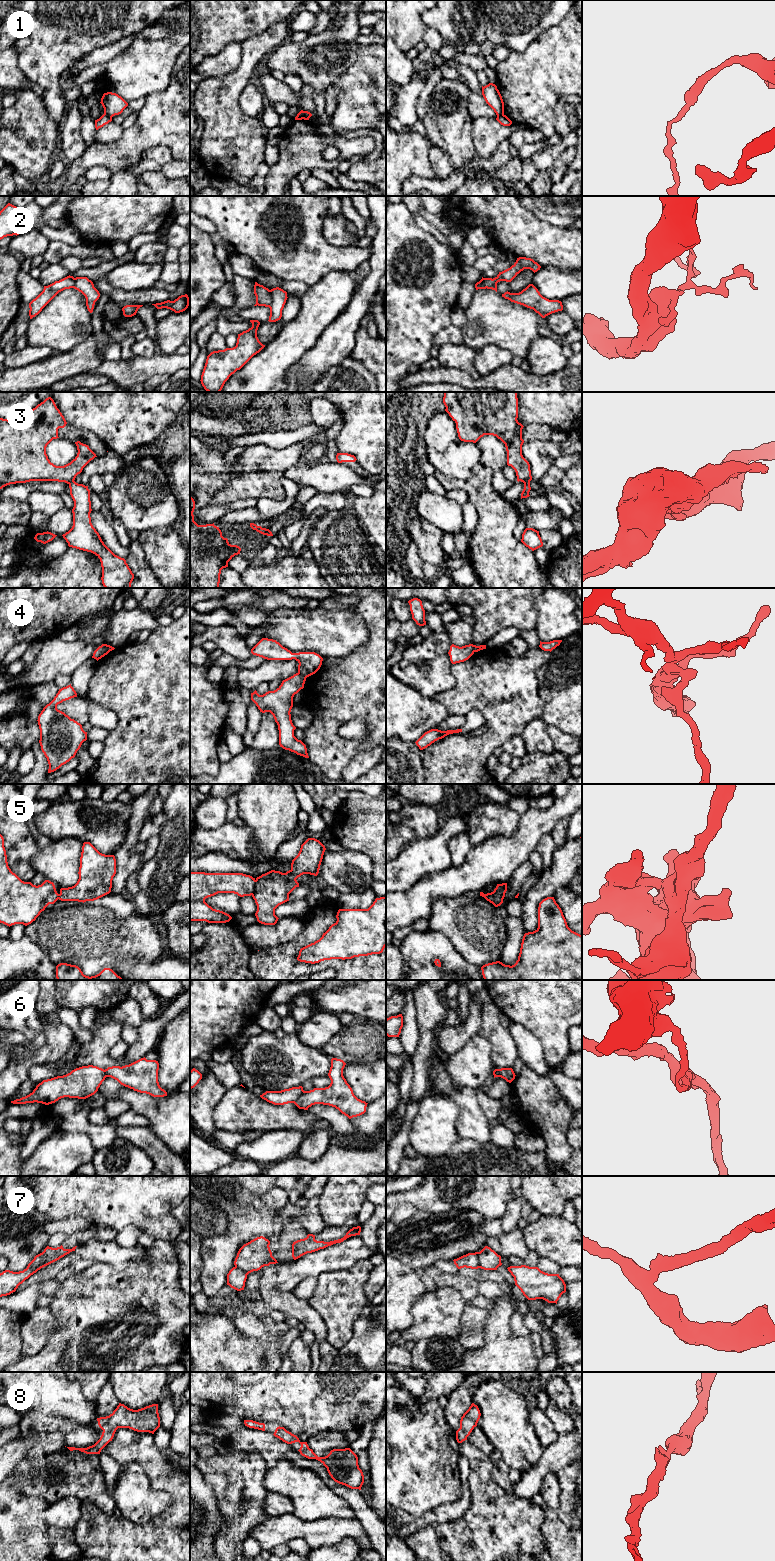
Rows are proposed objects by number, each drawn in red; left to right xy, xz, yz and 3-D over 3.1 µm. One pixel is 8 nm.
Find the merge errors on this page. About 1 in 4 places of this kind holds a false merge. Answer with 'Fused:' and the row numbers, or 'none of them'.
Fused: 1, 2, 3, 4, 5, 6, 7

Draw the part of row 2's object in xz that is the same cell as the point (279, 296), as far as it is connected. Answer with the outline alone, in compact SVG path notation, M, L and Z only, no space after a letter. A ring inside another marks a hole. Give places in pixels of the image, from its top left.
M276 287L270 290L272 296L272 302L269 306L270 316L269 322L276 322L282 317L282 310L287 300L287 292L283 289Z

